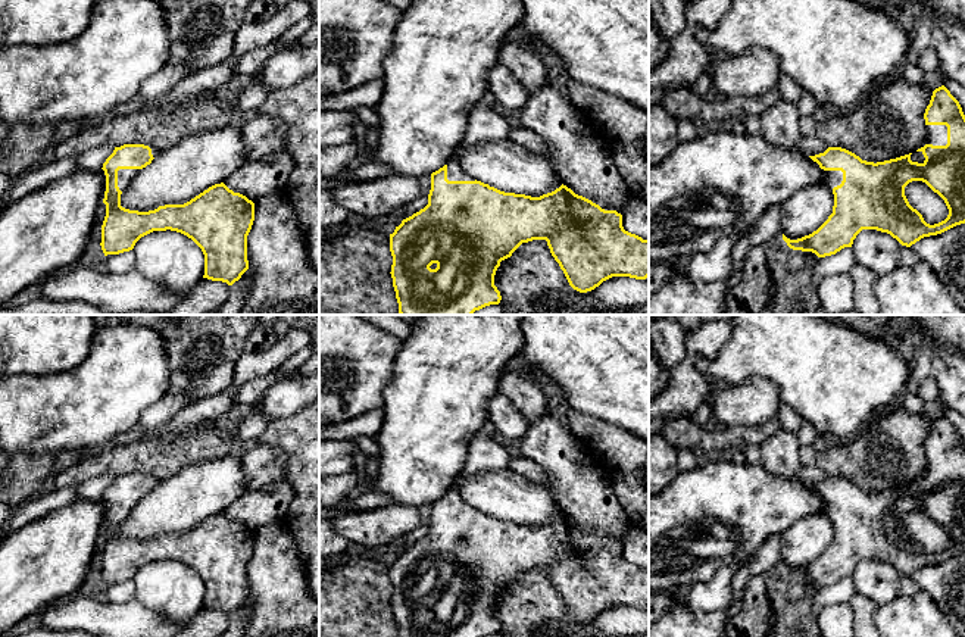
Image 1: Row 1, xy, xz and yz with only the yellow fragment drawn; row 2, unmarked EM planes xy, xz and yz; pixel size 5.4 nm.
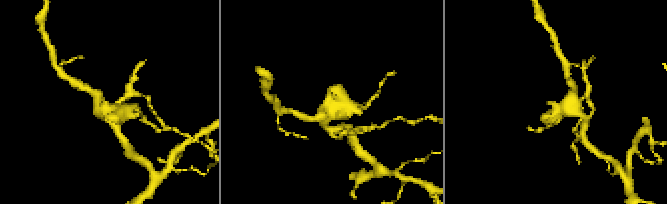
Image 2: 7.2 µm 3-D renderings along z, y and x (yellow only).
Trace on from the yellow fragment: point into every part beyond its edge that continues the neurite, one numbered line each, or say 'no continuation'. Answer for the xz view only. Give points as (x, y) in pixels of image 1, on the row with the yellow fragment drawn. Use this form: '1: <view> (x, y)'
1: xz (455, 172)

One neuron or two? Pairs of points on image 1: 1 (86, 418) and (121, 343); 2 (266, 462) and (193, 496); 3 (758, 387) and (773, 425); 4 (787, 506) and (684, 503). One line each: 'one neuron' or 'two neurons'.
1: one neuron
2: two neurons
3: two neurons
4: one neuron

